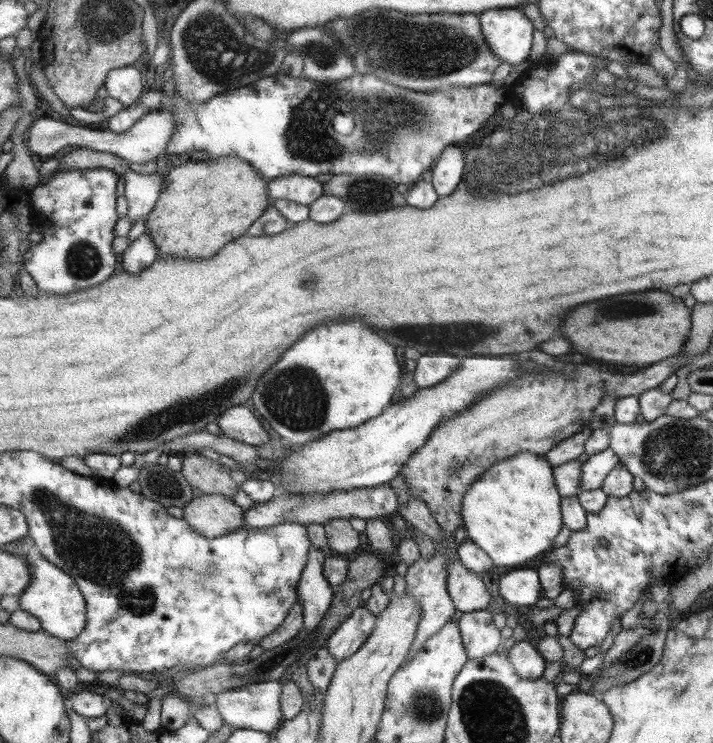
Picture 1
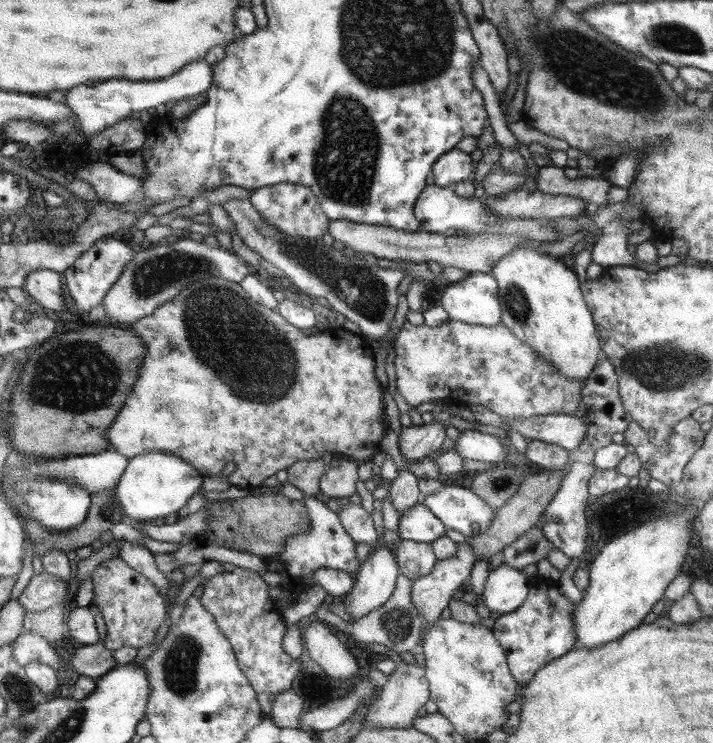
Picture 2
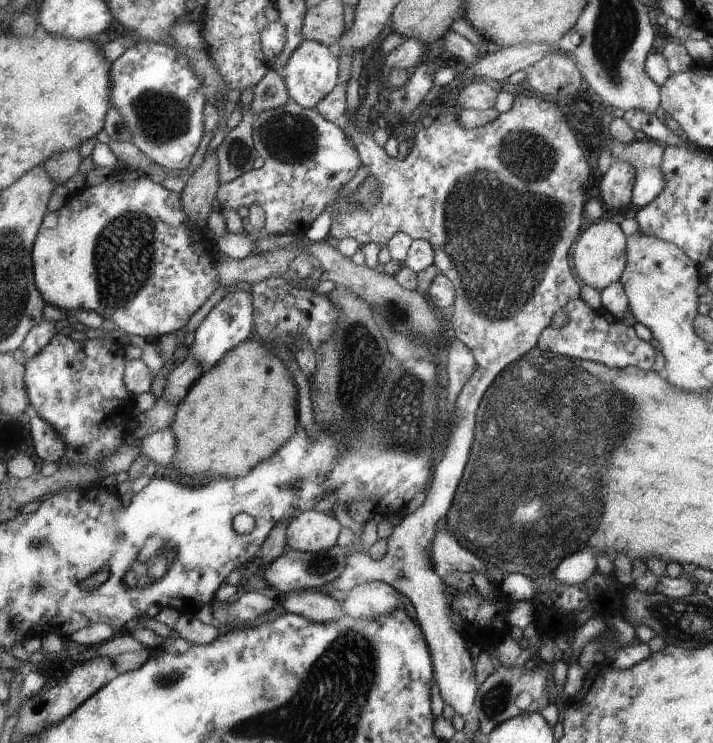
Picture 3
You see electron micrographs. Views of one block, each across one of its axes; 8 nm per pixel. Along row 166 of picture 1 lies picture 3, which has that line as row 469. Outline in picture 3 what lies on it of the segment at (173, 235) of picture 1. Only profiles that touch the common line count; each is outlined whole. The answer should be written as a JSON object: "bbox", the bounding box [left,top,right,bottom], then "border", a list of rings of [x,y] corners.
{"bbox":[168,338,298,485],"border":[[[247,338],[228,350],[209,370],[199,375],[176,406],[168,426],[175,439],[171,457],[173,468],[190,476],[193,485],[205,484],[208,478],[245,477],[255,465],[279,450],[296,430],[298,402],[291,379],[279,357],[267,351],[259,340]]]}

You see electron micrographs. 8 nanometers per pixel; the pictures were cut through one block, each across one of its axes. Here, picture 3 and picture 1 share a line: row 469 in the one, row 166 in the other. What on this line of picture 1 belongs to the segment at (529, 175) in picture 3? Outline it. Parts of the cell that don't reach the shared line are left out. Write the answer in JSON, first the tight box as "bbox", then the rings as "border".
{"bbox":[431,146,463,197],"border":[[[447,146],[447,154],[439,158],[439,166],[435,166],[431,174],[433,174],[431,186],[434,187],[438,197],[449,196],[455,190],[455,186],[461,182],[461,176],[463,176],[463,152]]]}

